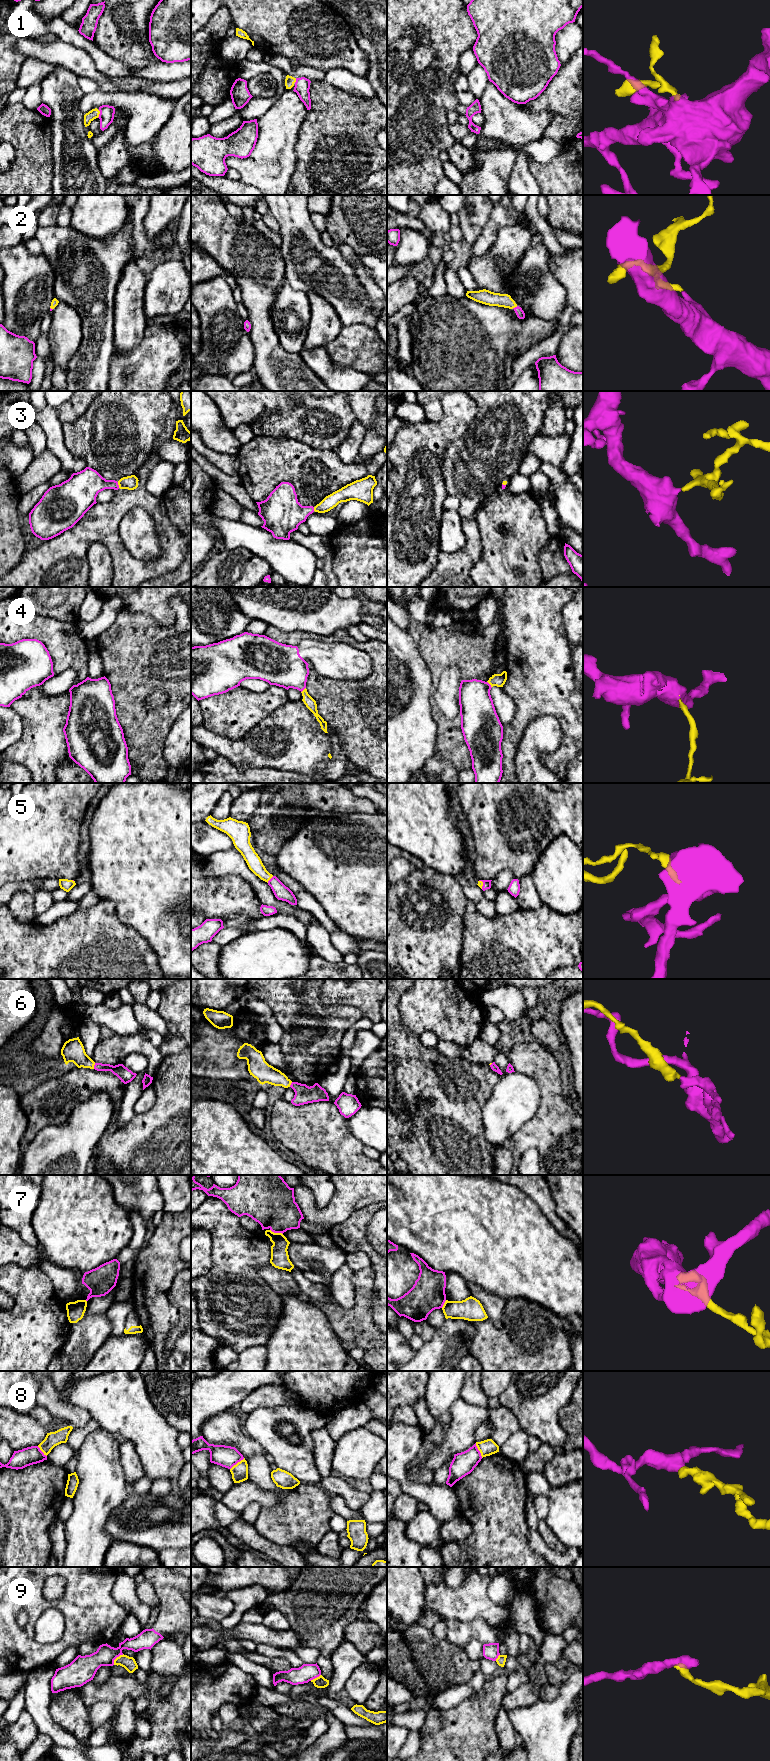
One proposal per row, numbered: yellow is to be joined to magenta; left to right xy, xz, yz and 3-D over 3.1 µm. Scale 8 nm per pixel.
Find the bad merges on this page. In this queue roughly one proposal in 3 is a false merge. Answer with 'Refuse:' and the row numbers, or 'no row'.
Refuse: 7, 8, 9

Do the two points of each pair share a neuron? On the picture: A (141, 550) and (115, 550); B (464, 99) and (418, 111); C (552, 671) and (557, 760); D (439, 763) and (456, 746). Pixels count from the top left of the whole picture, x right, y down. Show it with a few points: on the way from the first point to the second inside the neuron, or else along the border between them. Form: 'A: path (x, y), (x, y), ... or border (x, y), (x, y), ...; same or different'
A: border (118, 528), (125, 548), (134, 557), (148, 561); different
B: border (456, 92), (459, 102); different
C: path (555, 693), (569, 707), (569, 738); same
D: border (436, 750), (458, 771); different

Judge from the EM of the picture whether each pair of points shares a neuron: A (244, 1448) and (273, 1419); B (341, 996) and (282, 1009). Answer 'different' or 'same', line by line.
A: different
B: different

